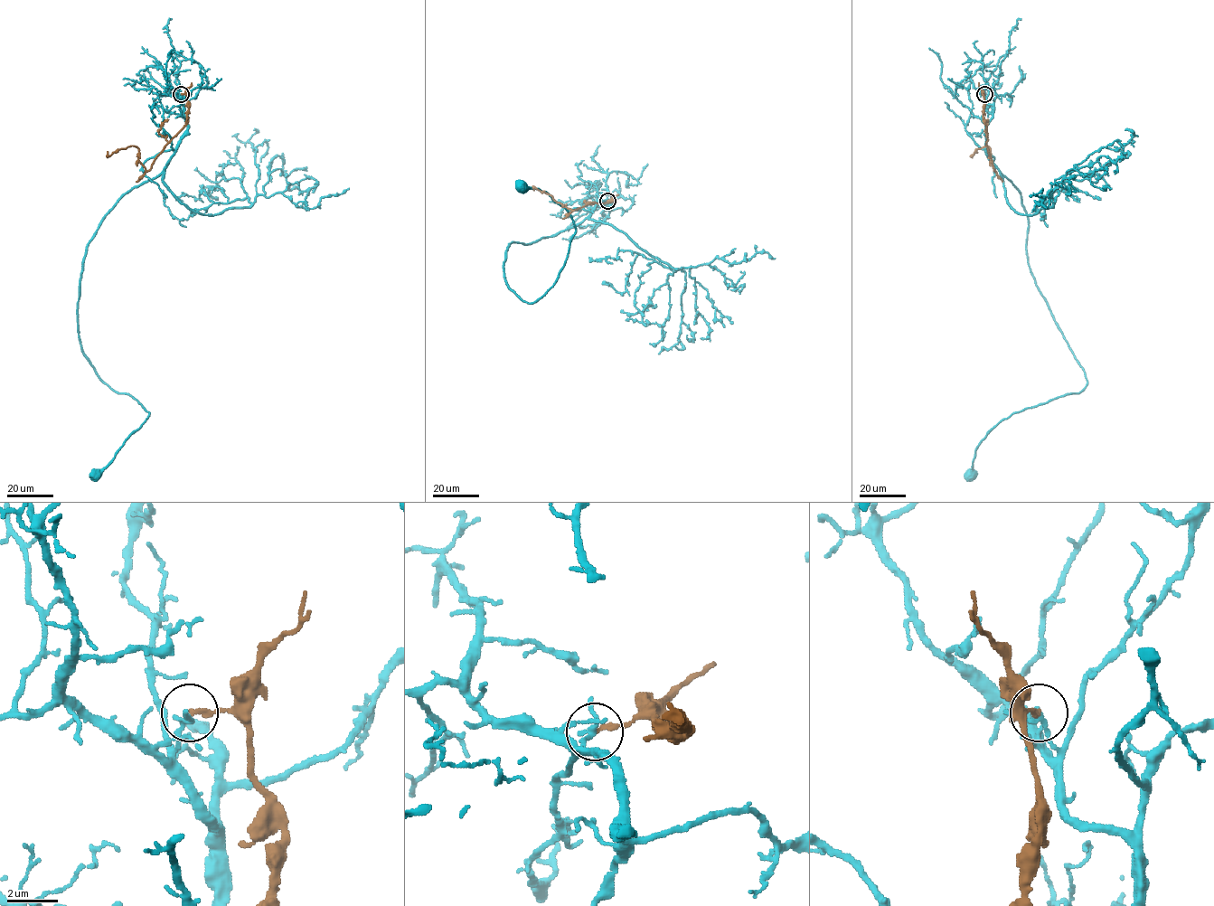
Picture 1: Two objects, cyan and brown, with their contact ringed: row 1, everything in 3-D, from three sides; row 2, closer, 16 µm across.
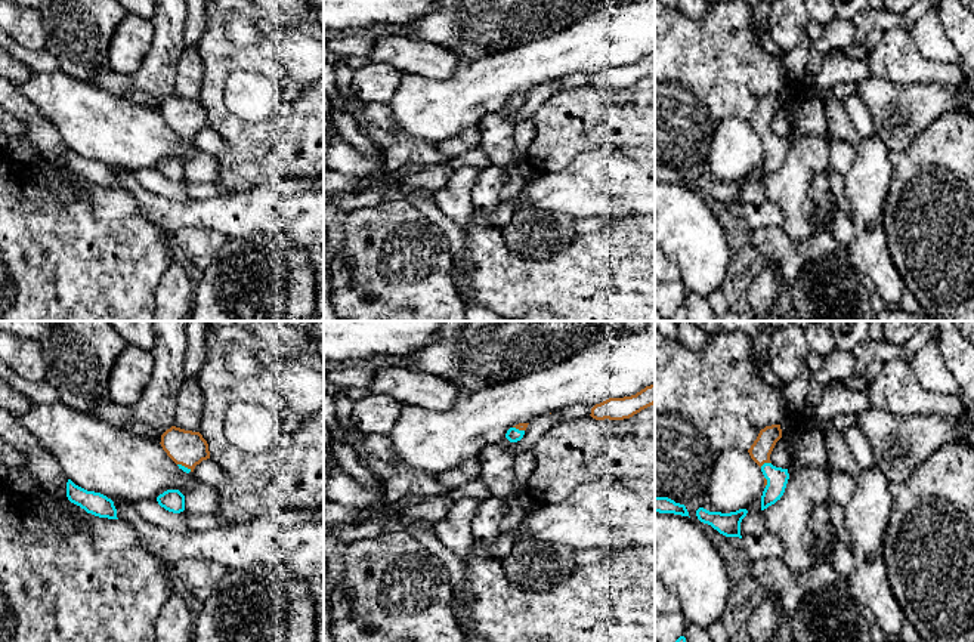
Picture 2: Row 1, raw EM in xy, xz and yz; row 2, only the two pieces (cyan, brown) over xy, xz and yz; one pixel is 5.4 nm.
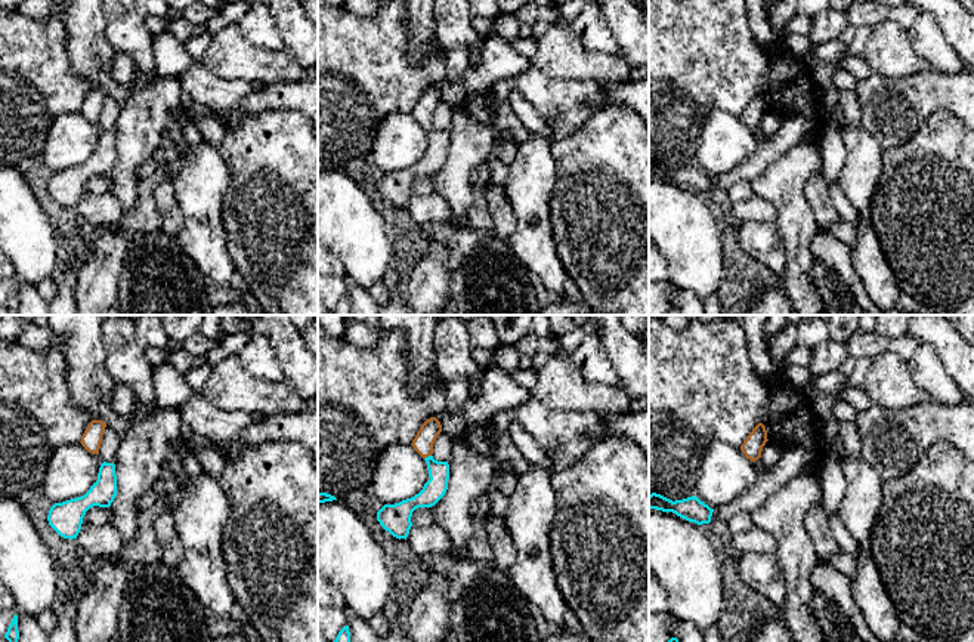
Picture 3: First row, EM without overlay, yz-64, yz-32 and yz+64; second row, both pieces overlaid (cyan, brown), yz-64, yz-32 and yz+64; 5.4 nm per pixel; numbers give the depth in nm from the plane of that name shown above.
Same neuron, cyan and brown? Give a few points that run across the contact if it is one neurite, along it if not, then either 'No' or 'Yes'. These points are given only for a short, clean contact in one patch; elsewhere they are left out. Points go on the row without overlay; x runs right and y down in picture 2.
No

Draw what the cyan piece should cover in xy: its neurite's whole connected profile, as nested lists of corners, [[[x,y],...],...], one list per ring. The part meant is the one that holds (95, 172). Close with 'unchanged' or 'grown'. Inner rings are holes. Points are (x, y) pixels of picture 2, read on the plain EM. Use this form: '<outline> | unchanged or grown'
[[[71,148],[67,151],[67,166],[71,172],[80,175],[87,182],[99,186],[118,188],[114,170],[106,164],[95,160],[87,160],[75,154]]] | unchanged

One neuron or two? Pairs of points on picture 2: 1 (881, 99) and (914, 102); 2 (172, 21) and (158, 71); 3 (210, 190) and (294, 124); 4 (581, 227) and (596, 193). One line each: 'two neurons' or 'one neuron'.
1: one neuron
2: one neuron
3: two neurons
4: two neurons

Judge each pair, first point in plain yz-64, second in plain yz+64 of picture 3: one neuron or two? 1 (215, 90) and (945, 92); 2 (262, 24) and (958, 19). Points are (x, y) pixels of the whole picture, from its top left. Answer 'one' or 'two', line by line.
1: one
2: two

